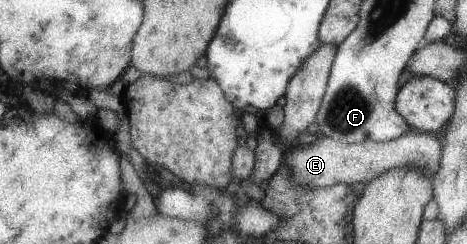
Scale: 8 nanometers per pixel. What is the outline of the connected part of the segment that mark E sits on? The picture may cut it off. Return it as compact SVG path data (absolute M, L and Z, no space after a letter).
M407 132L398 139L384 143L349 144L324 136L310 145L296 145L286 149L283 163L288 165L288 169L290 167L294 169L292 177L296 183L312 189L334 187L338 183L351 184L355 181L368 184L372 179L380 177L382 173L400 167L420 167L435 176L440 167L440 159L444 155L444 140L441 134Z

